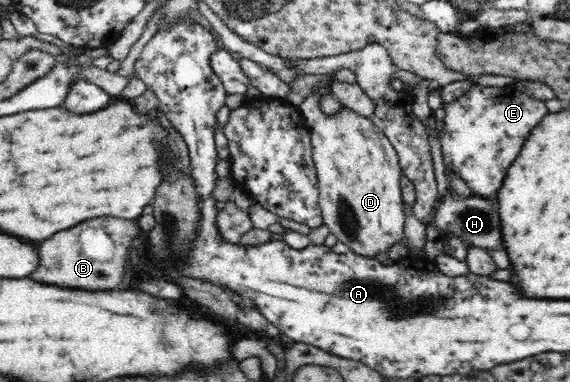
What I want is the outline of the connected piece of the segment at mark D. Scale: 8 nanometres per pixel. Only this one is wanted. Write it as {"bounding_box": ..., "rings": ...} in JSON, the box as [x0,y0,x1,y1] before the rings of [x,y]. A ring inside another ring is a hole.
{"bounding_box":[299,89,404,257],"rings":[[[322,89],[317,94],[311,94],[299,106],[306,125],[310,130],[311,153],[316,168],[319,187],[319,206],[324,221],[331,233],[348,245],[354,253],[364,257],[372,257],[380,251],[386,251],[396,241],[404,238],[404,200],[400,187],[400,164],[395,148],[379,127],[368,117],[356,113],[353,109],[339,103],[336,113],[325,113],[320,109],[320,95],[330,93],[330,89]]]}

